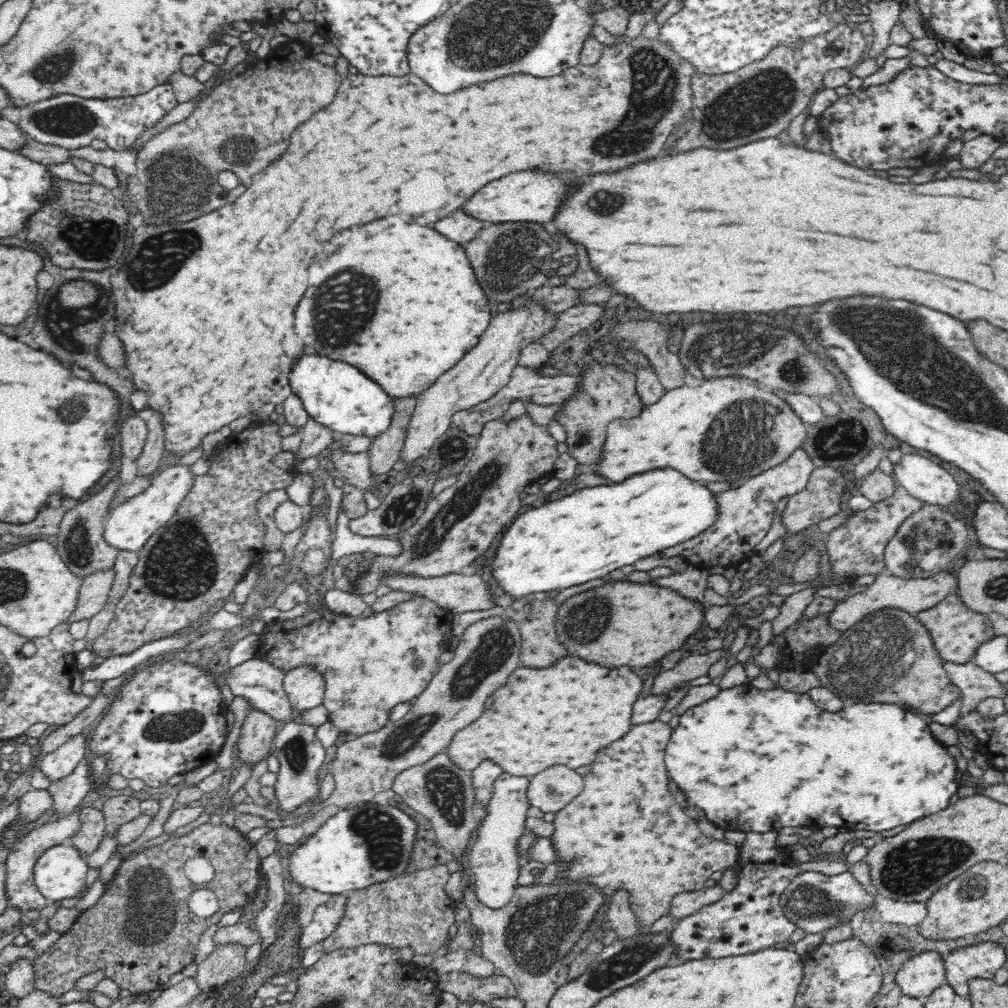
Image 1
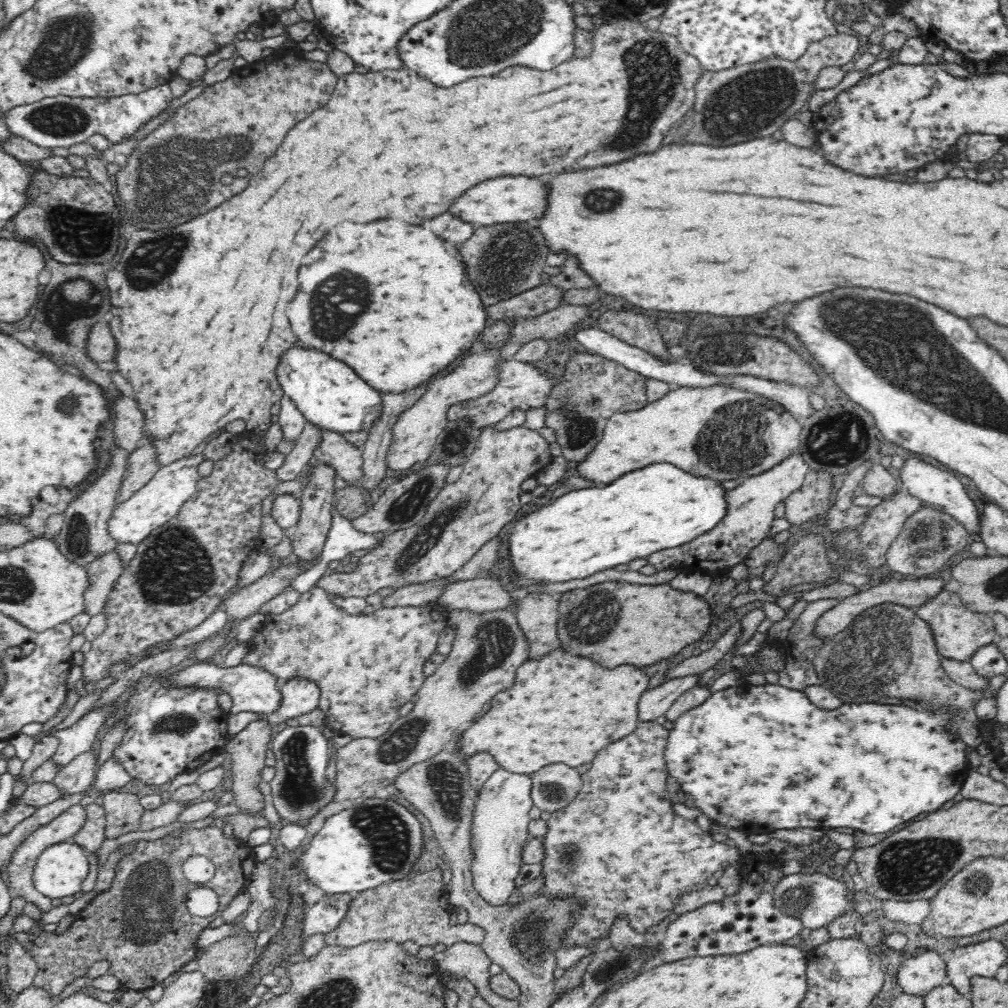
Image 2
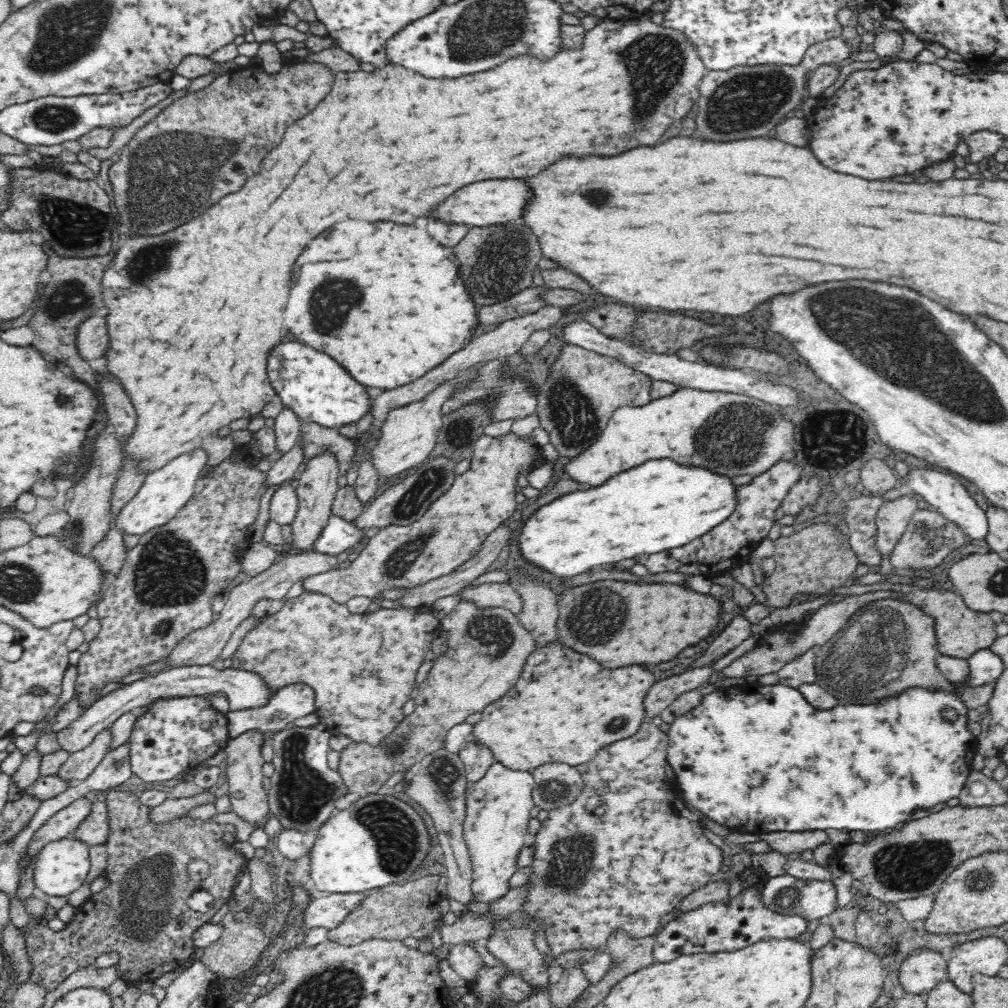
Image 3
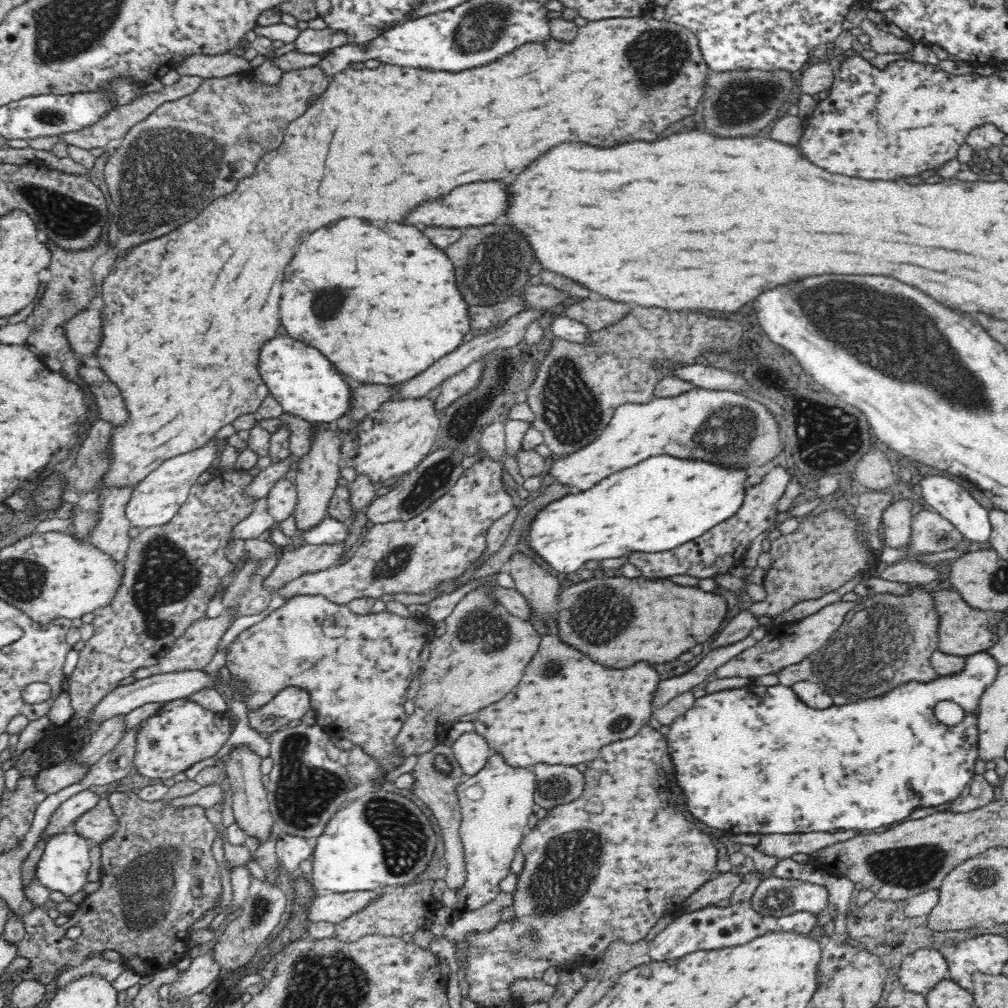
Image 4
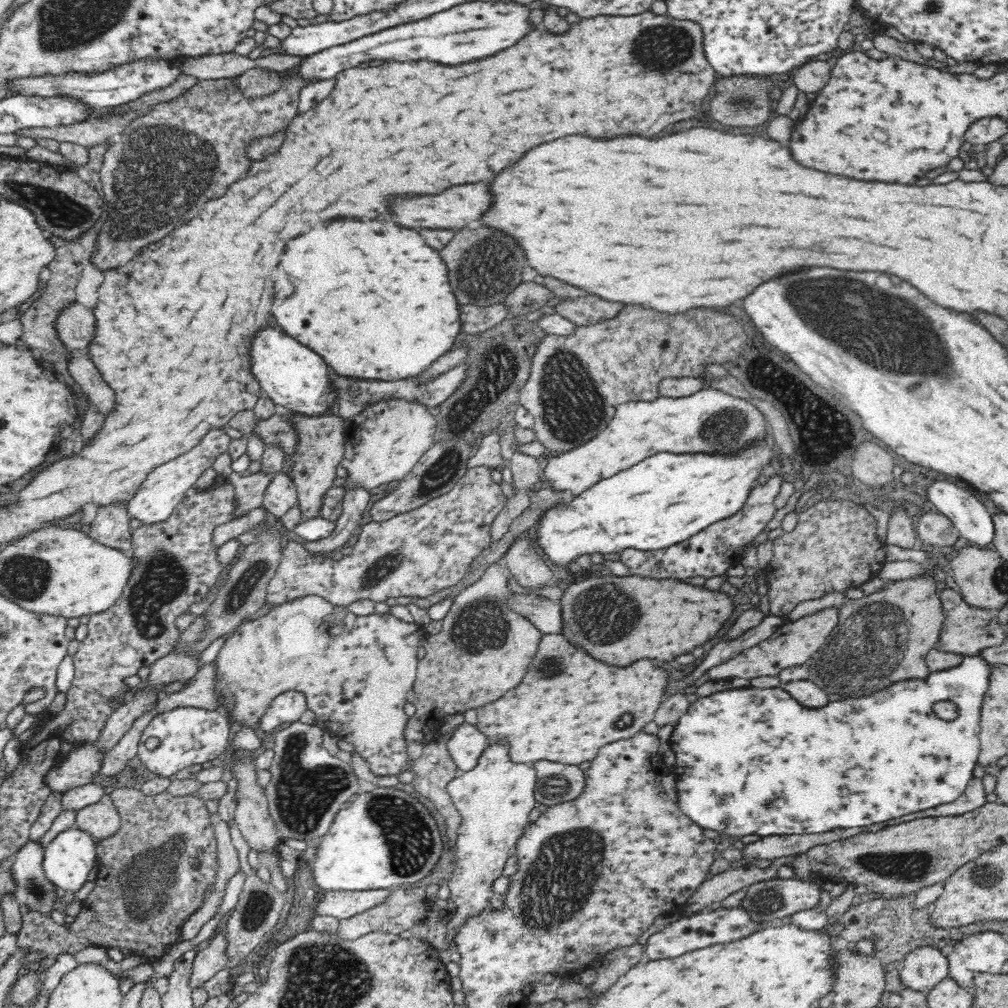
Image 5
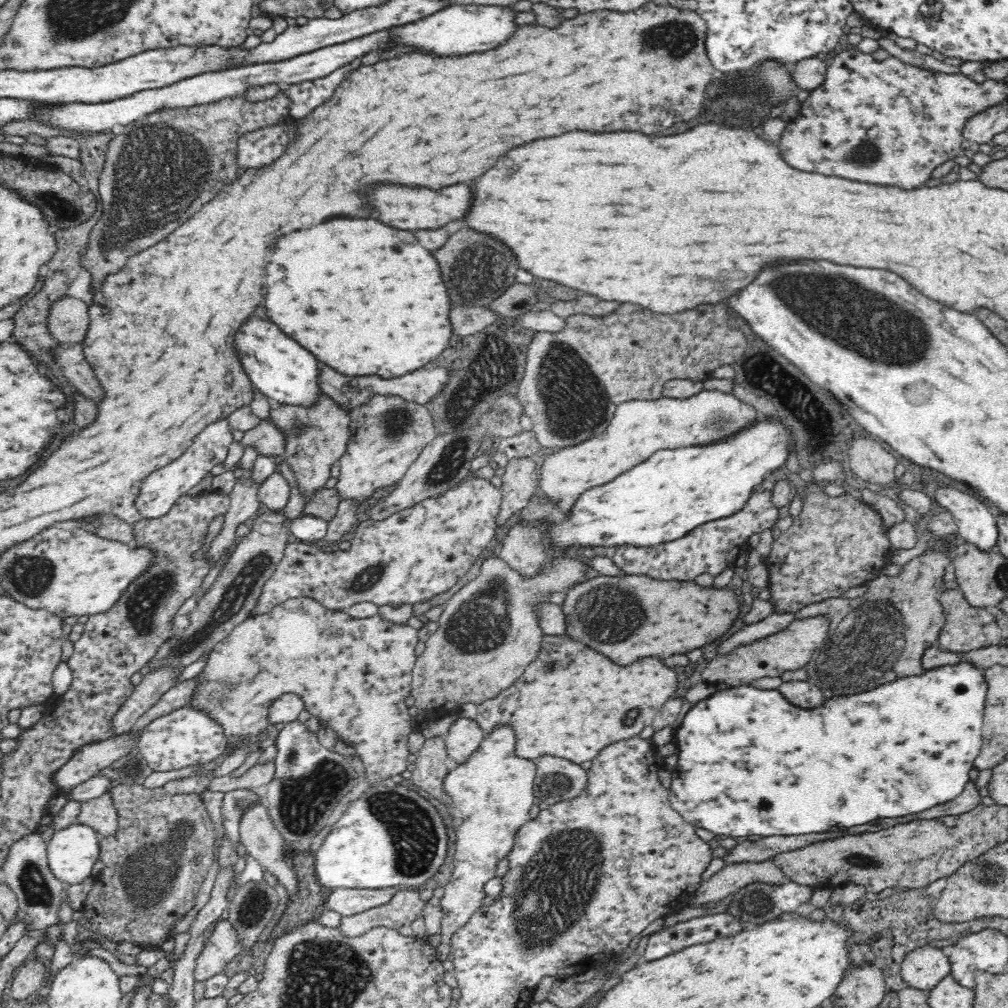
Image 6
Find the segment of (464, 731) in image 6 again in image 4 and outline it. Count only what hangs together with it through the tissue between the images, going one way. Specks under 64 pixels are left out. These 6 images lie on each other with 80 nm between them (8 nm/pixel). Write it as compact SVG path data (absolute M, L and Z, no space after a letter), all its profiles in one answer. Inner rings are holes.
M476 731L460 736L451 749L454 751L456 760L463 768L466 777L478 774L478 771L482 770L492 754L486 739L482 738L482 735L478 735Z

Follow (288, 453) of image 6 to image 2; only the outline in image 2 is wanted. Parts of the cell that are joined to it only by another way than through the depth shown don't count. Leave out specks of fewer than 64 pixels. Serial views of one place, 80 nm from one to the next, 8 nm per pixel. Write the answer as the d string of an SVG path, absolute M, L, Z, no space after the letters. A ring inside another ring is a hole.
M319 465L310 474L308 484L304 486L301 498L301 513L297 525L289 533L293 553L304 566L316 564L324 548L325 540L328 538L328 531L331 527L331 520L334 515L330 513L333 497L335 497L335 481L337 477L334 468L330 465Z

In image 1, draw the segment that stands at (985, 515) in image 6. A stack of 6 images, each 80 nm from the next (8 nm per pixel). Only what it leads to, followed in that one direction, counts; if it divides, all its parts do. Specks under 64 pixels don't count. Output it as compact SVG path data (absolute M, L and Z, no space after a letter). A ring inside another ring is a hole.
M903 454L900 461L892 465L894 476L900 485L924 504L960 505L960 487L952 474L940 467L937 462L932 462L924 456L918 456L918 454Z

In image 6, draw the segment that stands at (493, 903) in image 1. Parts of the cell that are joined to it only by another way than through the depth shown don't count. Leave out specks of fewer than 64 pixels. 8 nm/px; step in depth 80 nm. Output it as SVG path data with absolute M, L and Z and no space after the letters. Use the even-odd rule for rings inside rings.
M508 725L495 728L472 753L467 763L452 765L452 770L444 777L443 787L454 802L454 806L462 812L462 824L456 828L456 853L454 854L454 870L446 886L440 907L444 918L441 924L441 944L436 948L438 959L443 963L448 960L452 935L470 920L470 917L482 906L486 896L489 880L496 877L498 864L508 858L516 842L516 834L520 827L530 822L530 808L536 797L536 765L530 760L522 760L514 754L514 732Z

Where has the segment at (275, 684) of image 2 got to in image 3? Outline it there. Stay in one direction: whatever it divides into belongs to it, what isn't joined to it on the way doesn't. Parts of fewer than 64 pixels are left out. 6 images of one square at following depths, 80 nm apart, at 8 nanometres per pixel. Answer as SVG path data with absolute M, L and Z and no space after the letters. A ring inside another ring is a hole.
M209 664L173 667L170 670L162 670L156 676L123 685L94 701L66 728L56 732L60 749L72 754L90 746L96 735L101 730L109 729L124 712L135 712L142 706L148 706L152 700L158 700L158 698L176 699L178 696L192 696L192 694L214 695L216 692L224 692L230 711L266 706L274 696L274 690L270 690L267 682L256 672L232 667L216 669Z

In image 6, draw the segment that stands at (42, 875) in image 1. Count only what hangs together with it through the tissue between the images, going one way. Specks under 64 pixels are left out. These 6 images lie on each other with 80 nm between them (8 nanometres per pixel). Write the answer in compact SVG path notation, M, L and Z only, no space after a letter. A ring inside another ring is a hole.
M77 823L66 830L55 832L51 840L47 842L47 860L50 871L57 880L63 883L64 888L82 884L83 880L91 877L92 870L99 861L99 840L100 836L93 828Z

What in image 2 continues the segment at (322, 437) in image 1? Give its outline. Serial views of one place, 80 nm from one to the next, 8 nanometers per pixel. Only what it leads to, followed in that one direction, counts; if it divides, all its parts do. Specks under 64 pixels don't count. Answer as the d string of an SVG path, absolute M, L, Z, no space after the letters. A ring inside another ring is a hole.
M309 421L305 424L302 434L296 439L292 452L287 454L282 467L278 468L277 475L280 481L295 480L310 462L314 449L321 443L322 429L312 425Z

